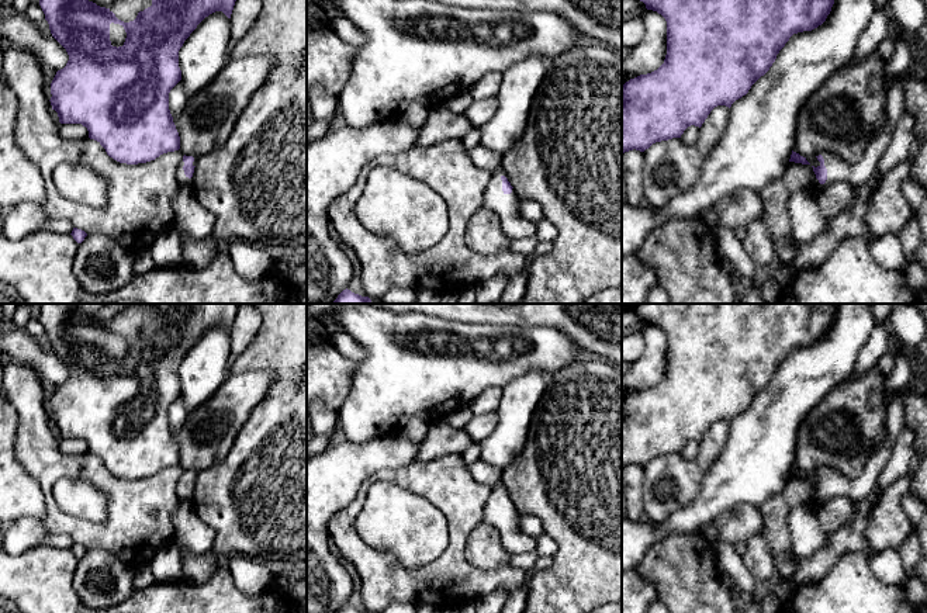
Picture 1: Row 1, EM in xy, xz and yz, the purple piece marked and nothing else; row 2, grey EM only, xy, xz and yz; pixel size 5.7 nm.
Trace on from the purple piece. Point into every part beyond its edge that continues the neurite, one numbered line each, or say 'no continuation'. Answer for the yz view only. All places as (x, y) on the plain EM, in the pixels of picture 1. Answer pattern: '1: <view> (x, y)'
1: yz (858, 488)

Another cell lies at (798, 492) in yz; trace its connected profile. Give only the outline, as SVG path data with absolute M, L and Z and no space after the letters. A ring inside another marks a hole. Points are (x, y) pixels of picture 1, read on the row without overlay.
M789 477L781 493L758 506L762 517L761 530L767 547L774 555L791 553L789 515L795 508L800 506L817 512L820 503L813 482L795 477Z

